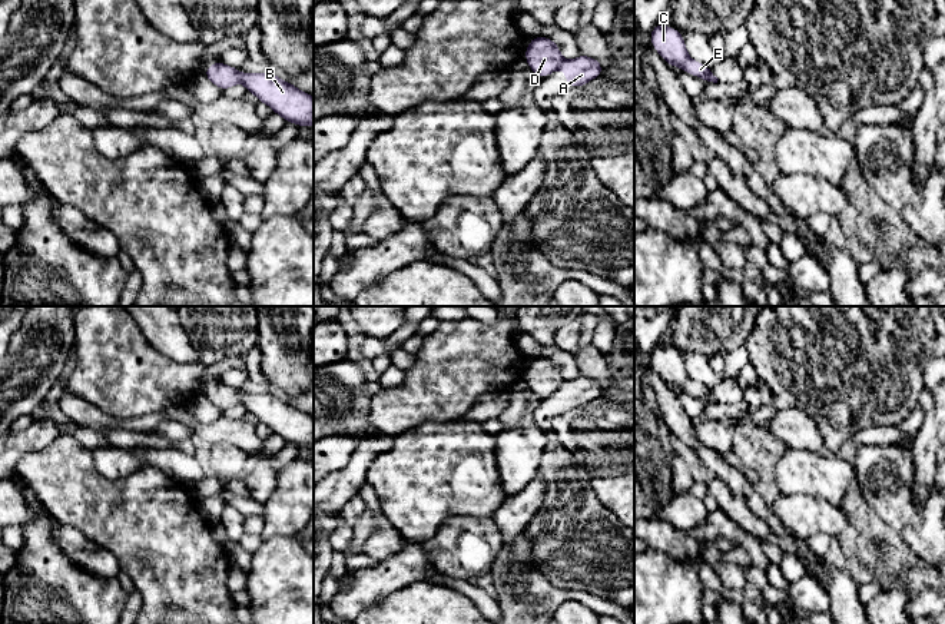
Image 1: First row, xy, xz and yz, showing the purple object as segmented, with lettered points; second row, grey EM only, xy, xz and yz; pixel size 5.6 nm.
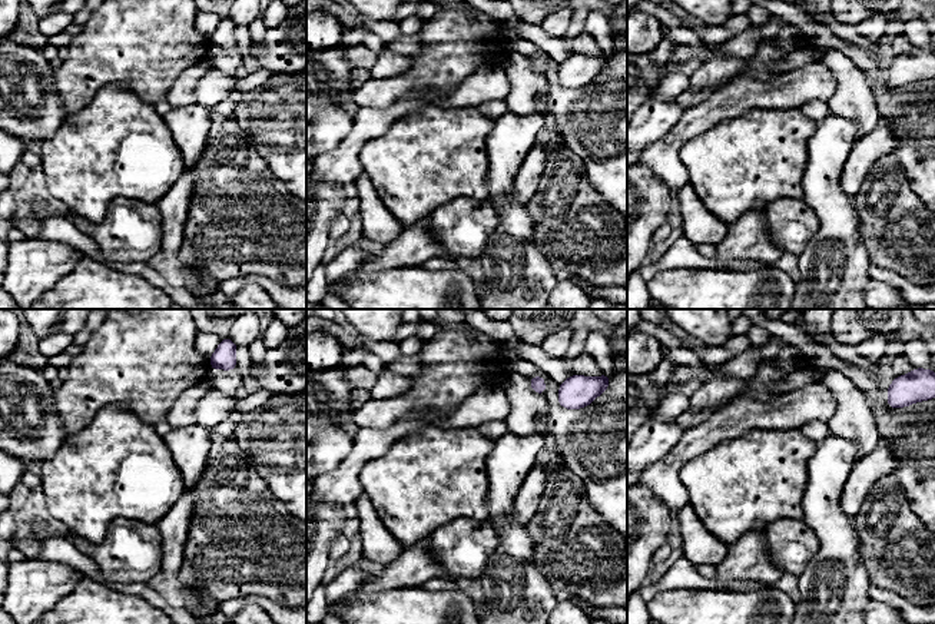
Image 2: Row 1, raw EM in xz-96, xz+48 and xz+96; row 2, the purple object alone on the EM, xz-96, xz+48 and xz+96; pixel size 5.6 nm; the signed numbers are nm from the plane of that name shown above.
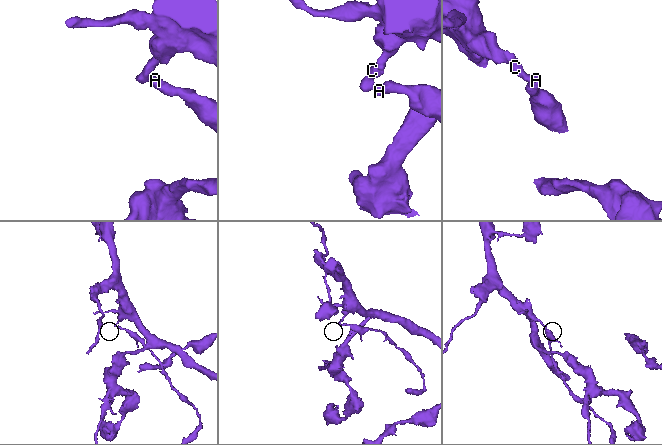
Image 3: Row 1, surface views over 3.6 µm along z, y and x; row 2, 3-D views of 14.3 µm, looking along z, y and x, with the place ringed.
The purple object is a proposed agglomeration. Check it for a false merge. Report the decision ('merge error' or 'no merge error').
merge error

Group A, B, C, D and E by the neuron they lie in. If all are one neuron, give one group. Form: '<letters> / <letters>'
A B / C D E

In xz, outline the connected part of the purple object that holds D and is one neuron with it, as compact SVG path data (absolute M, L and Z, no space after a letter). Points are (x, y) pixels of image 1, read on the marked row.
M533 37L524 54L530 69L541 77L551 74L564 62L557 44L547 37Z

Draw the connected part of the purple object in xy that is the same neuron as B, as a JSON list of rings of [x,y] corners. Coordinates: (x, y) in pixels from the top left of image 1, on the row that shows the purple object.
[[[246,70],[241,83],[286,122],[314,126],[314,97],[292,86],[289,80],[284,82],[272,73],[256,74]]]

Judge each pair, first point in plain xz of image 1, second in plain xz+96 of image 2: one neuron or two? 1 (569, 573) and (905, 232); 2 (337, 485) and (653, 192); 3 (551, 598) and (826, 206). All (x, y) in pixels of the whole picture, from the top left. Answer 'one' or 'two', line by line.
1: one
2: two
3: one

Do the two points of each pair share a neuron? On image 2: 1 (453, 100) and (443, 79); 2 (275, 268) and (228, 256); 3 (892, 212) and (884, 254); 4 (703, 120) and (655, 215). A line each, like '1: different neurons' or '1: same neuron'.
1: different neurons
2: same neuron
3: same neuron
4: different neurons

